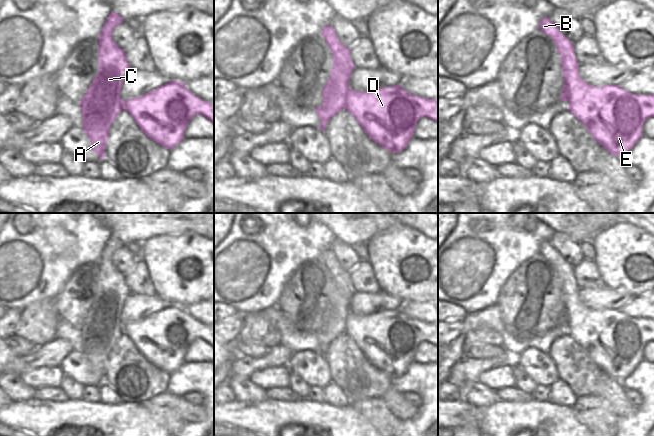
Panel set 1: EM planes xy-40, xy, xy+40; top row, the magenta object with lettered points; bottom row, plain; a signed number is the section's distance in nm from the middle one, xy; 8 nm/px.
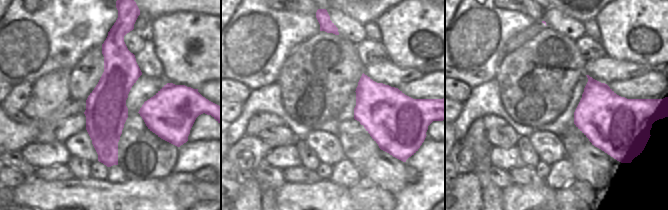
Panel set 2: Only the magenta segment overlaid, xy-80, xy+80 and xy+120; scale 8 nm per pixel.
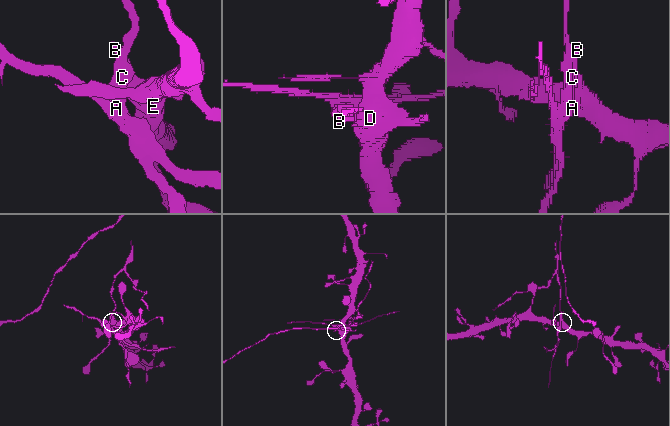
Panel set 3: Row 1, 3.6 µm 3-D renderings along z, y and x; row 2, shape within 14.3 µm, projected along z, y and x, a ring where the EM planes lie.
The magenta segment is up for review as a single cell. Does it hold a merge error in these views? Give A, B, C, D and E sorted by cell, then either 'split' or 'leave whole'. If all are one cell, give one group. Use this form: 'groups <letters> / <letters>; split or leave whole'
groups A B C / D E; split

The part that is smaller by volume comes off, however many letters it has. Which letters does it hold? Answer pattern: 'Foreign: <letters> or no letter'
Foreign: A, B, C

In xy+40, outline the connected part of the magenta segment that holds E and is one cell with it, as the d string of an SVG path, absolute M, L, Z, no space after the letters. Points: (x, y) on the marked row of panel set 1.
M579 69L570 71L569 111L610 154L622 157L643 137L643 124L654 117L654 95L636 95L619 85L596 87L586 83Z

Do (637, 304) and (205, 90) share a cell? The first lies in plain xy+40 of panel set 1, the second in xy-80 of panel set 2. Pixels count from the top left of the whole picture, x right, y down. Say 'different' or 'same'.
same

